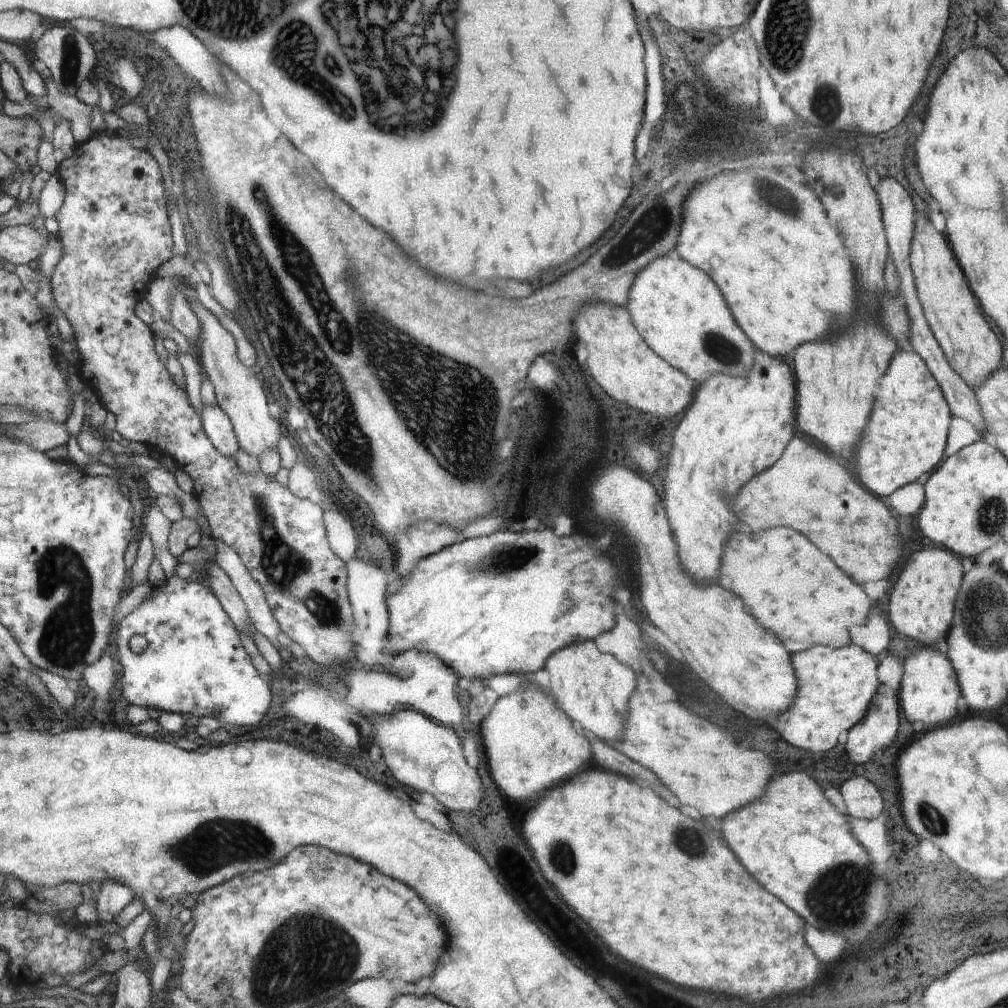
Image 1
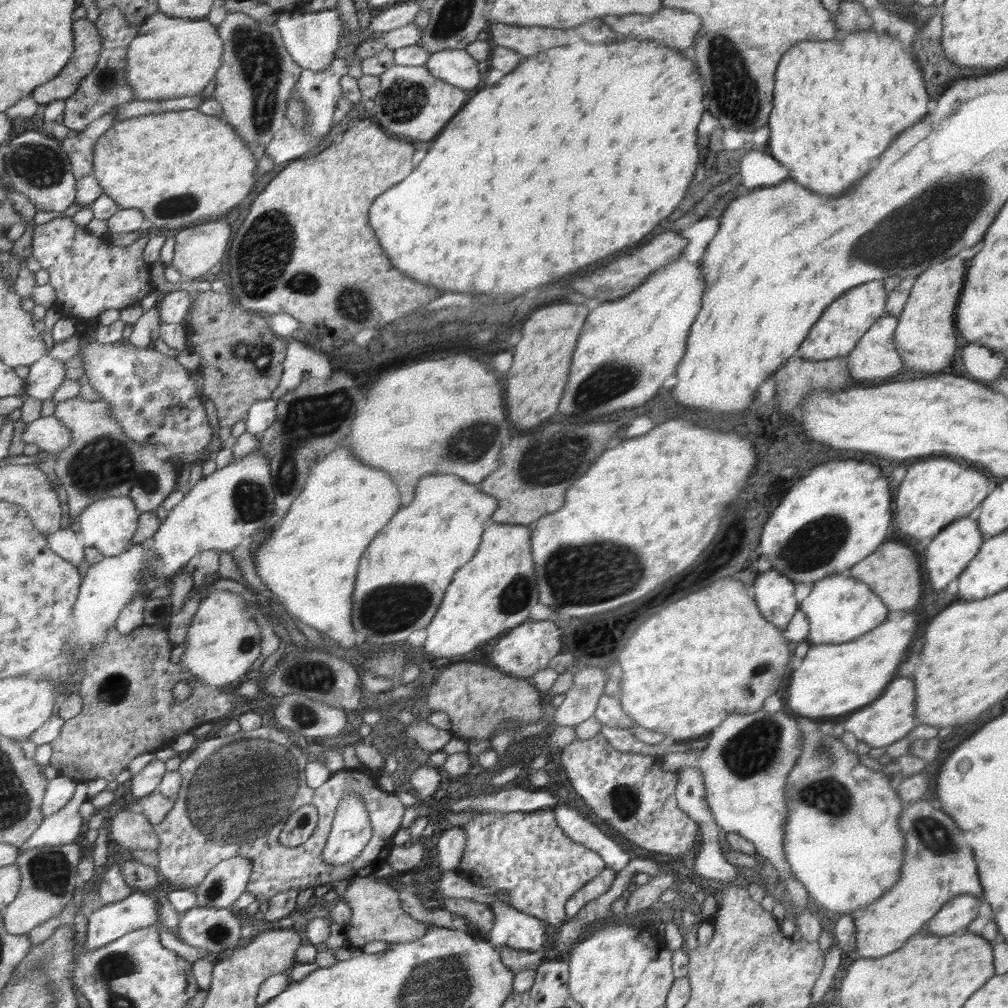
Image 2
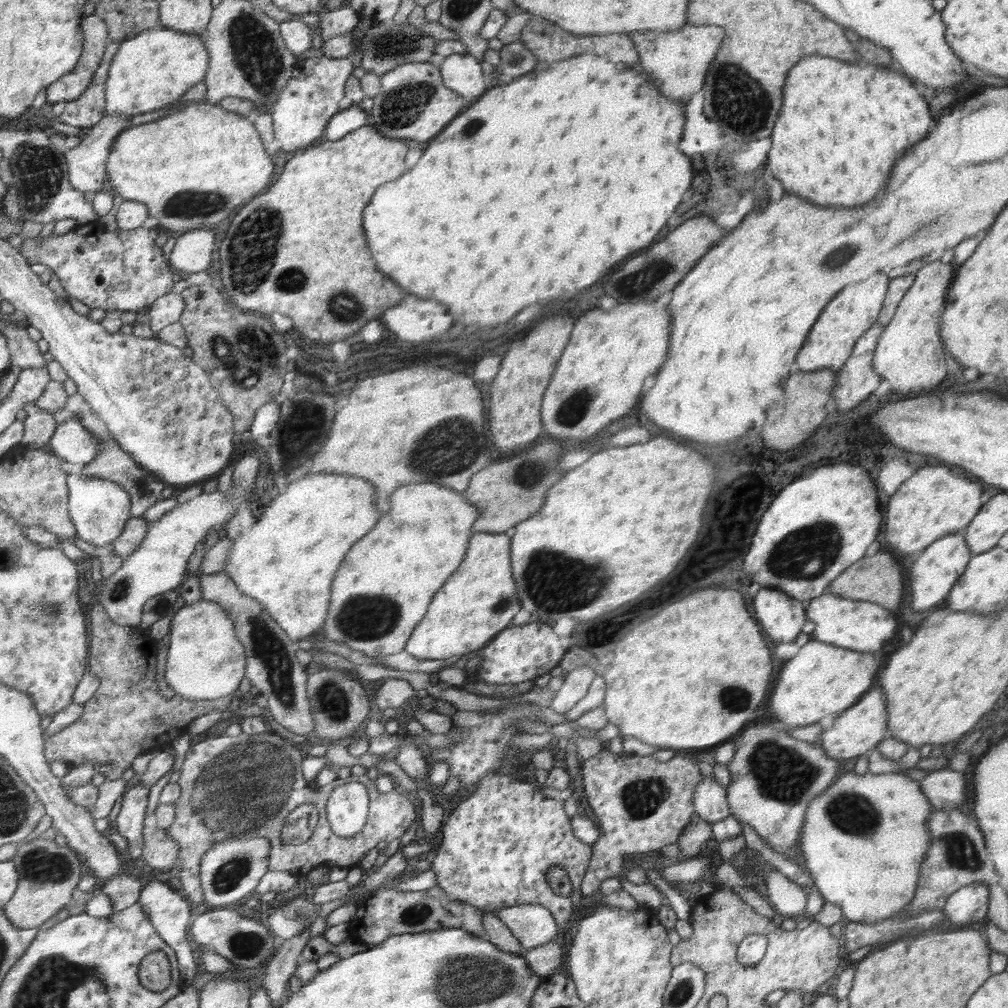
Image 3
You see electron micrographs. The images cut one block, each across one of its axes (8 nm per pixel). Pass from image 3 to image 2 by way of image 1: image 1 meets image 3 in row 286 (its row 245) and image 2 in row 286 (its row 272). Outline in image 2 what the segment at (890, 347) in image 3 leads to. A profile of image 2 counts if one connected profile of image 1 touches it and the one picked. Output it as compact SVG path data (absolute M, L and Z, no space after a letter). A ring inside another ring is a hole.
M953 256L951 259L929 267L915 279L914 287L895 331L897 351L904 360L904 366L918 372L940 372L946 368L956 352L956 330L954 330L954 310L960 298L964 282L964 260Z

